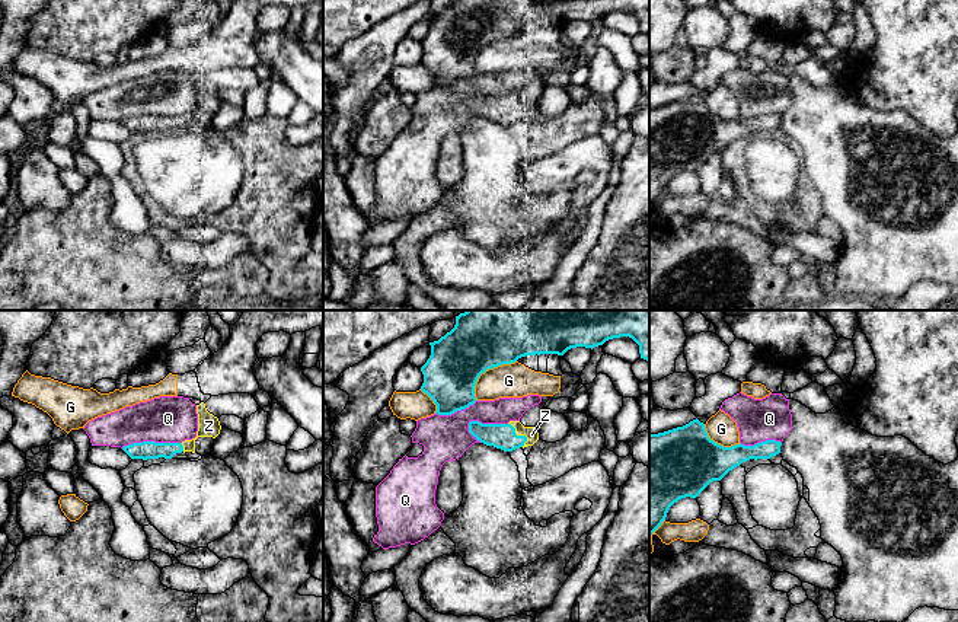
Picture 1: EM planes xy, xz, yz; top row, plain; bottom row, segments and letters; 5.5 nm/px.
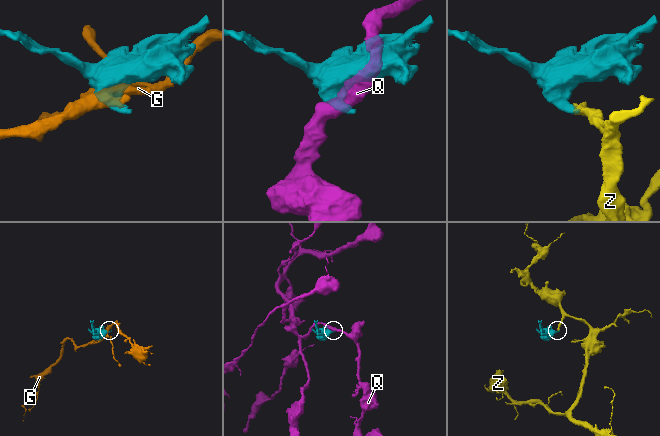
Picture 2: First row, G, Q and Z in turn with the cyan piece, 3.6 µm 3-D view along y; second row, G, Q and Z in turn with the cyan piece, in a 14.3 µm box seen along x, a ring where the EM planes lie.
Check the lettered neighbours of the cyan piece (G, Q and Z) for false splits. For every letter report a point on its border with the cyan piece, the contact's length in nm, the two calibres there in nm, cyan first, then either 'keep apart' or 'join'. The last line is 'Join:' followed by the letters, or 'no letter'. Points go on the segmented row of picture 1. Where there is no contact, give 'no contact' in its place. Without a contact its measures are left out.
G: meets cyan in xz at (485, 370); contact 320 nm long; 400 nm thick on the cyan side, 190 nm on the other; keep apart
Q: meets cyan in xz at (484, 424); contact 220 nm long; 140 nm thick on the cyan side, 260 nm on the other; keep apart
Z: meets cyan in xz at (520, 436); contact 160 nm long; 140 nm thick on the cyan side, 70 nm on the other; join
Join: Z

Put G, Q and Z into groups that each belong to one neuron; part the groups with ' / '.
G / Q / Z

